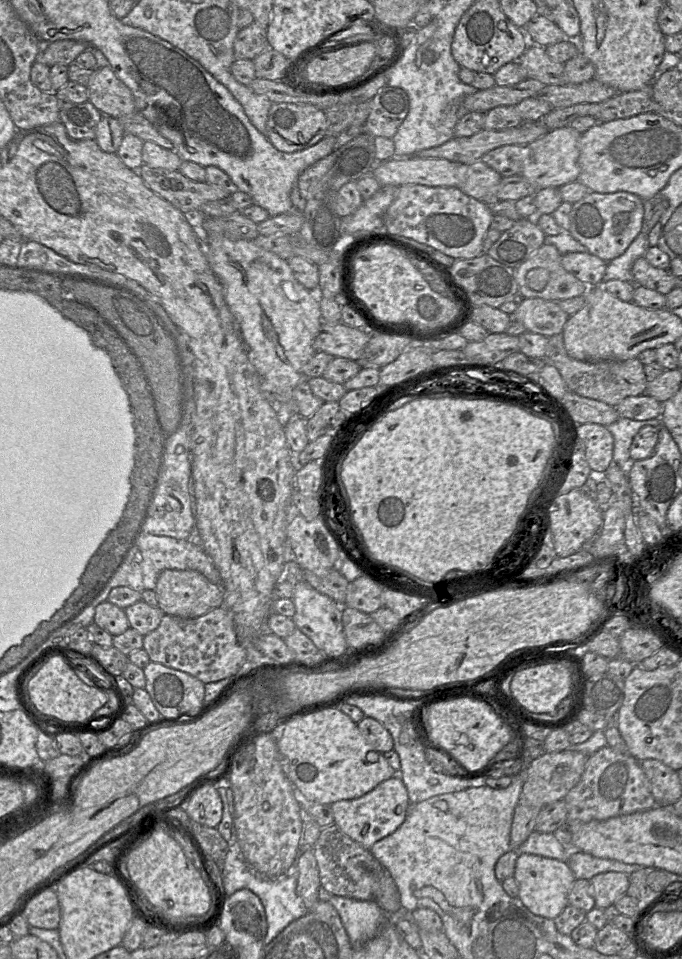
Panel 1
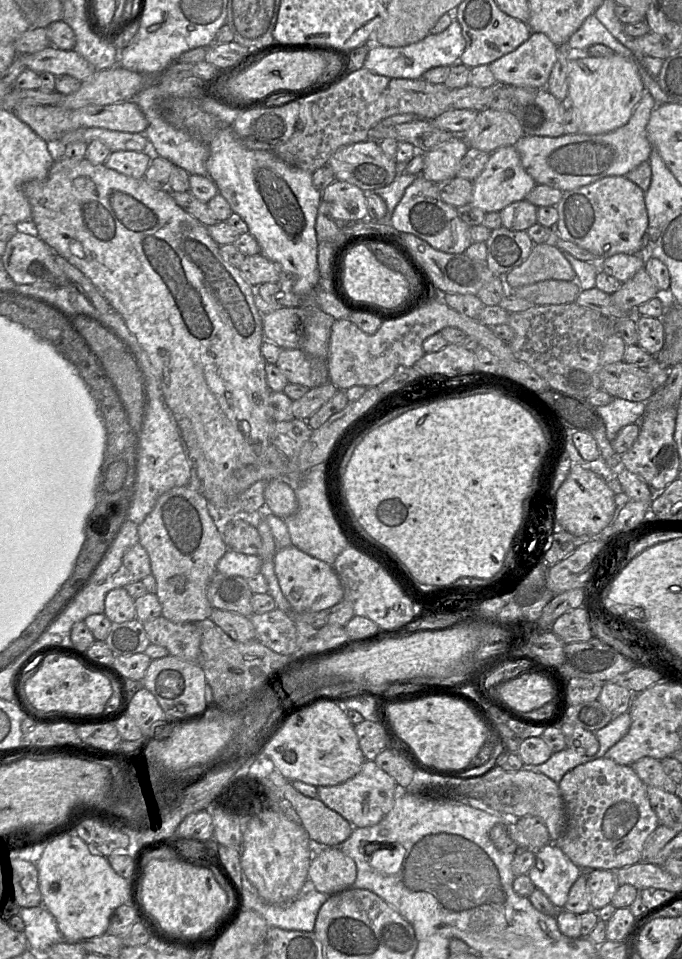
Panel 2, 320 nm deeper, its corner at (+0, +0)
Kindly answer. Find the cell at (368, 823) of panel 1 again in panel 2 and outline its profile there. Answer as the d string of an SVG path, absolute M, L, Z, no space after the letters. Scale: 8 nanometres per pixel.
M366 760L360 772L351 779L335 786L317 787L317 791L318 799L354 827L369 827L378 824L391 811L400 789L396 781L374 761Z

